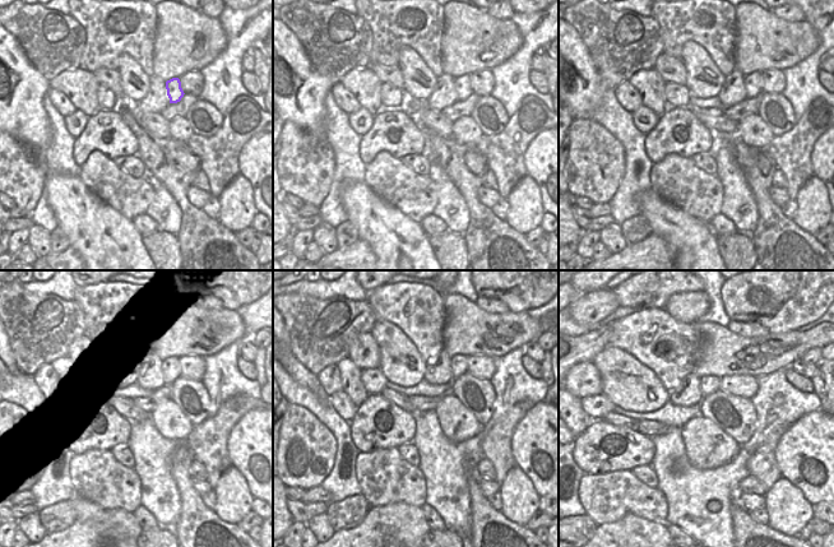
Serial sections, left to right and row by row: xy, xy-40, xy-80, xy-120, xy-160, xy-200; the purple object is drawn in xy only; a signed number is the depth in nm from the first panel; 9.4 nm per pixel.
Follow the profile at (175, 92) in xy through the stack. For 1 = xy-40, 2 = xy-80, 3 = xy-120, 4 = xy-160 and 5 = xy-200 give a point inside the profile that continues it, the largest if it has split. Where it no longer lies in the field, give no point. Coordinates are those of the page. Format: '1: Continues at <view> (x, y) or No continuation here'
1: Continues at xy-40 (463, 89)
2: Continues at xy-80 (753, 83)
3: Continues at xy-120 (171, 367)
4: Continues at xy-160 (459, 364)
5: Continues at xy-200 (746, 361)

